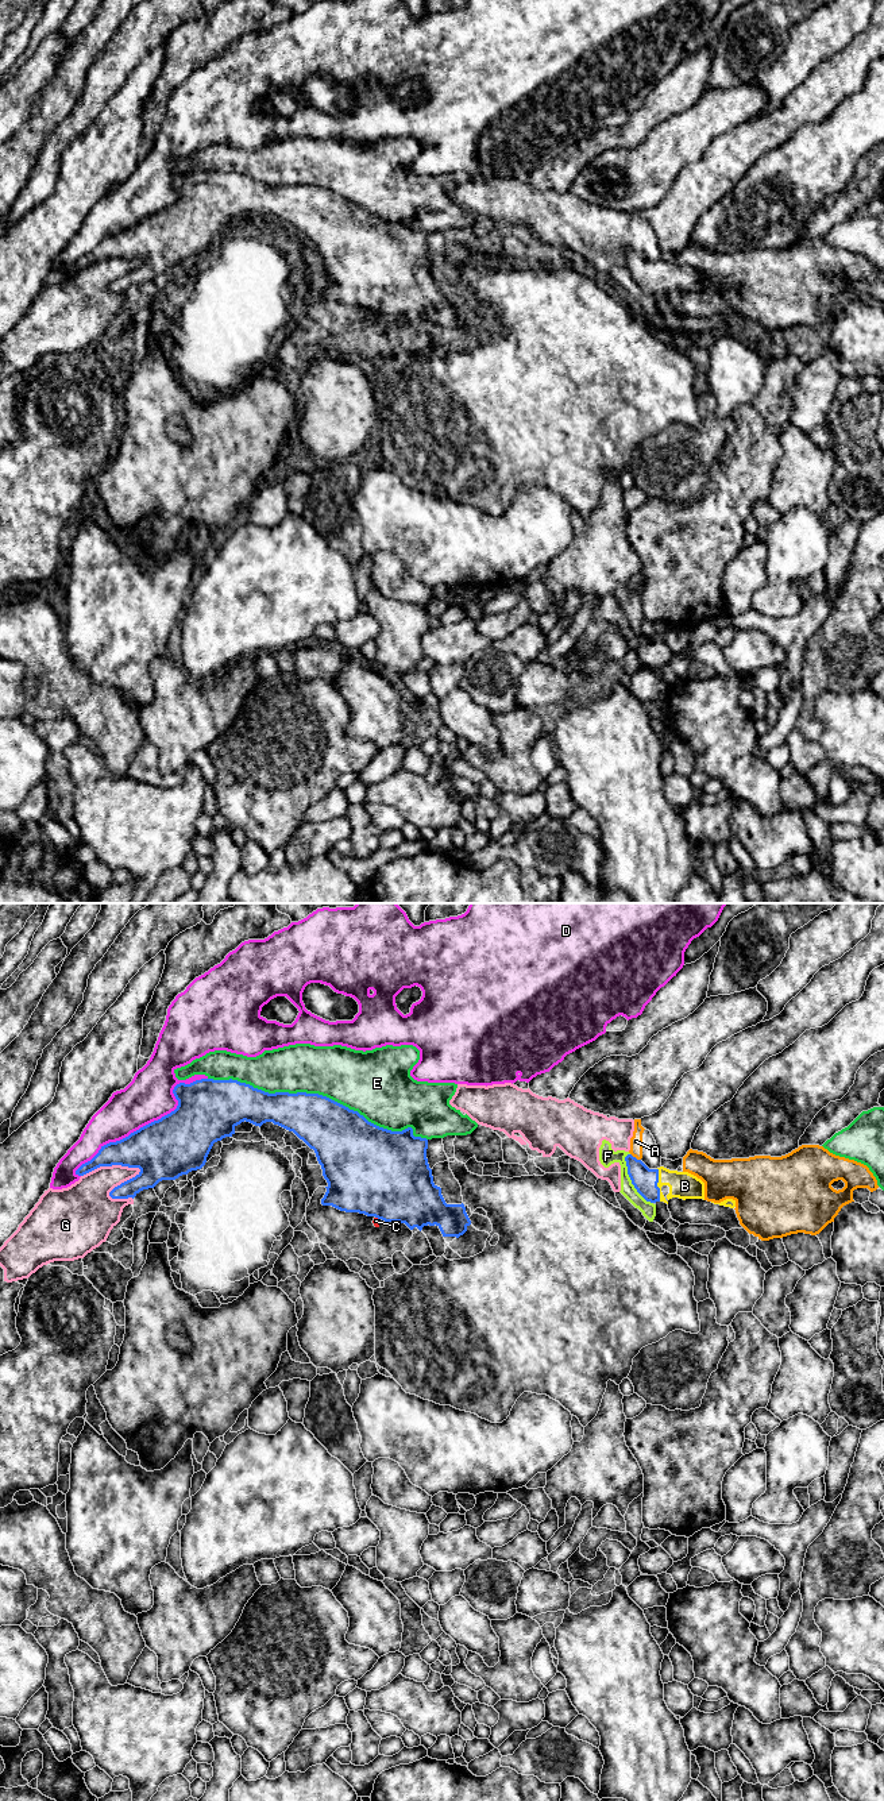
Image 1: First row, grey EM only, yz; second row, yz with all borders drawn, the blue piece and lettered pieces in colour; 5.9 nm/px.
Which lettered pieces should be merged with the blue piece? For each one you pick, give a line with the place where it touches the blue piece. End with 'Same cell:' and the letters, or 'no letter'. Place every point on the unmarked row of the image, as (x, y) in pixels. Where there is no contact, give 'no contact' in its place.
B: meets blue in yz at (656, 277)
Same cell: B

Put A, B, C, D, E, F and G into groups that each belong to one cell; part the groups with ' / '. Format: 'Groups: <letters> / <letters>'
Groups: A F G / B / C / D / E

